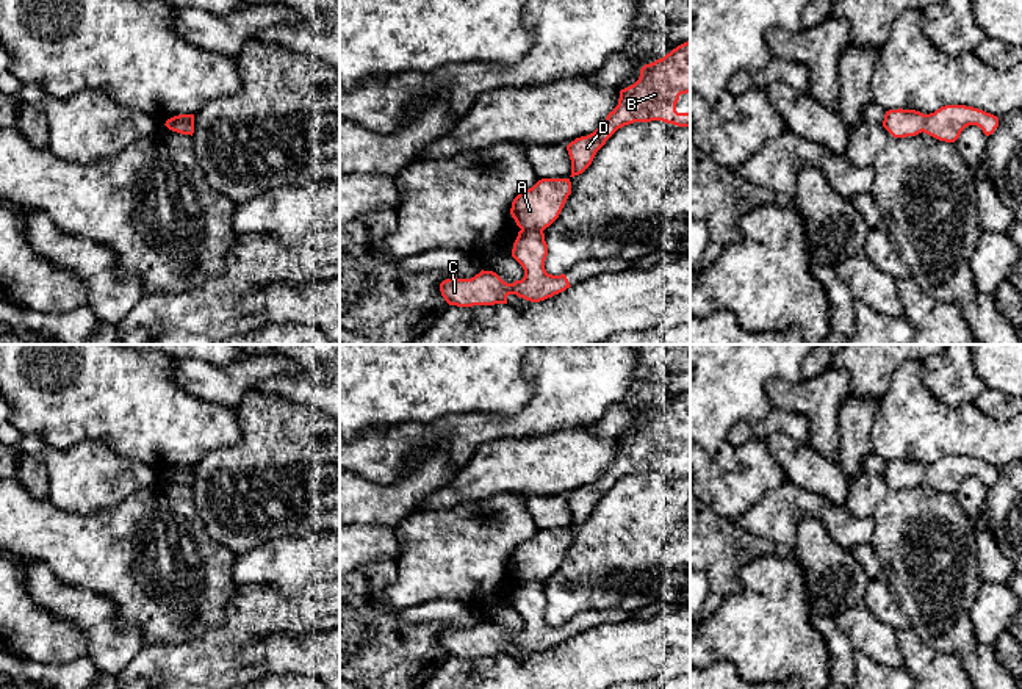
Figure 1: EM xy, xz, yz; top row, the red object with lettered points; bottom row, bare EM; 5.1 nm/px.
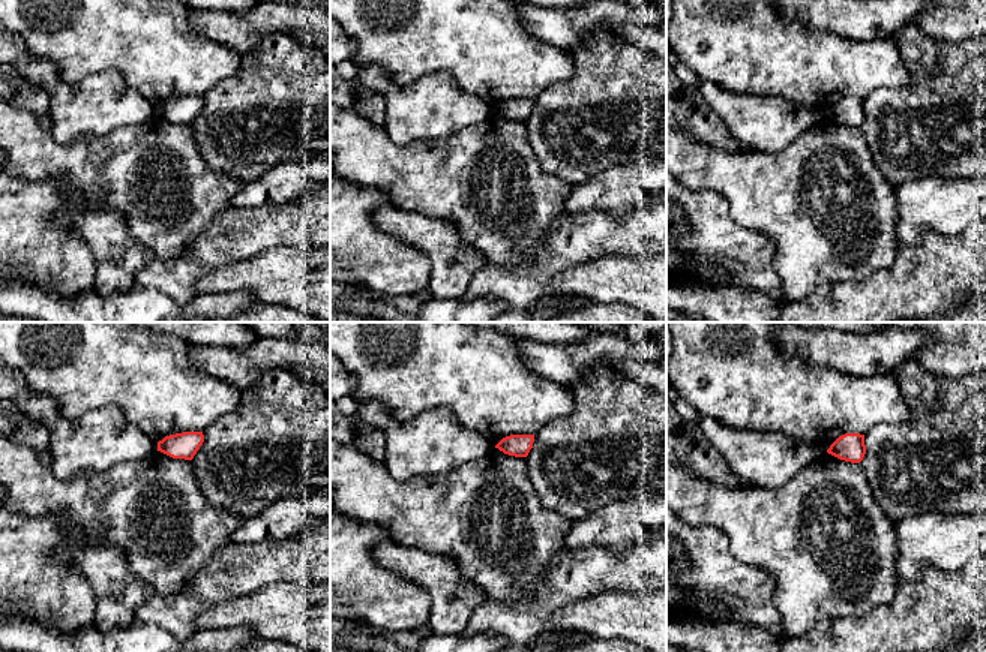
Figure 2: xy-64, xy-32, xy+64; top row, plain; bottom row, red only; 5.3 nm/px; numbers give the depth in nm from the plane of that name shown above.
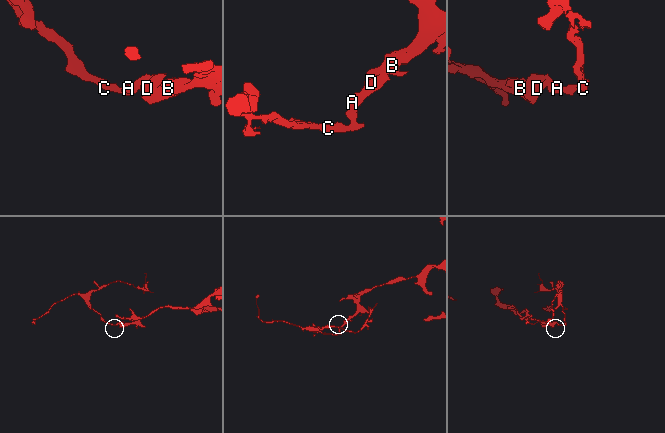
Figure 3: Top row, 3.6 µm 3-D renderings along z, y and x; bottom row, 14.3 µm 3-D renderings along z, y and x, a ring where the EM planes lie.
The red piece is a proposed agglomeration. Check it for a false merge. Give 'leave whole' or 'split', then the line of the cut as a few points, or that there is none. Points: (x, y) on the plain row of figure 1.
split; cut in xz along (521, 578), (542, 581)

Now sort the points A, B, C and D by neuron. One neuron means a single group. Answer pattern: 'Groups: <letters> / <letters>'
Groups: A B D / C

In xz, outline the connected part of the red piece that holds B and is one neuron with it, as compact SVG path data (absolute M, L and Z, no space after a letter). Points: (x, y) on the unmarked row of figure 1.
M690 391L645 415L639 431L620 442L618 456L606 471L593 484L567 496L571 510L568 529L542 529L513 550L510 565L516 576L534 581L549 578L571 545L570 529L592 515L596 503L618 479L651 471L690 478L690 464L676 462L679 446L687 443L690 443Z

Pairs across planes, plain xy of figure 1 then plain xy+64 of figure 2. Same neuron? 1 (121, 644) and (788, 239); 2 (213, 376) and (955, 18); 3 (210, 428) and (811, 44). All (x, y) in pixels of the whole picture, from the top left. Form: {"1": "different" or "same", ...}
{"1": "different", "2": "different", "3": "same"}

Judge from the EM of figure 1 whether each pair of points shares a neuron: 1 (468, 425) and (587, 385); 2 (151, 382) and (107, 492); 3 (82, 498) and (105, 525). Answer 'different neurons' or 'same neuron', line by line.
1: same neuron
2: different neurons
3: different neurons

